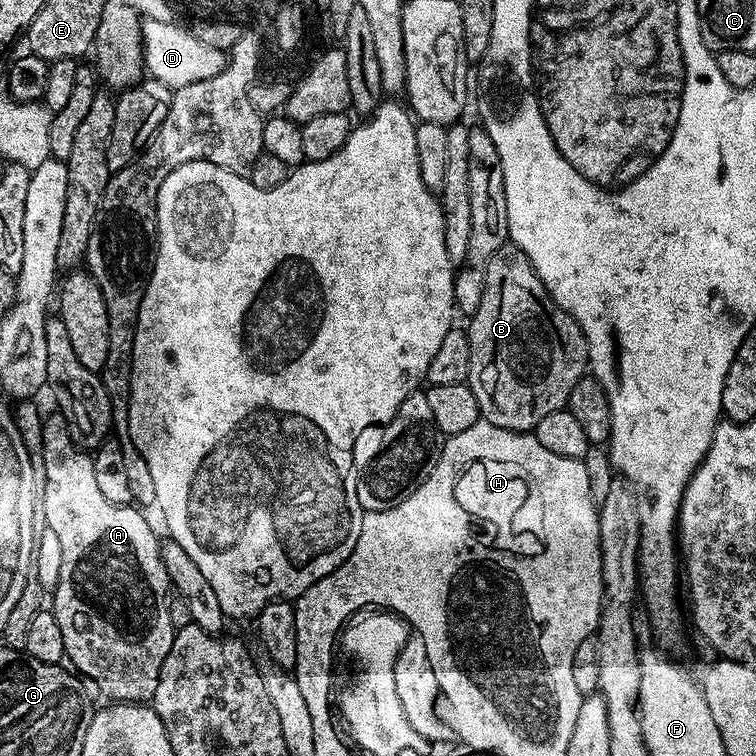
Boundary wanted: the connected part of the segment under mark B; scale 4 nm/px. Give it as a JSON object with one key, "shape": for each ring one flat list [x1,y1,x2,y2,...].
{"shape":[[511,242,490,258,482,302,478,302,478,310,467,323,470,374,466,383,474,398,478,398,481,417,499,428,531,433,546,414,559,412,567,405,570,390,574,390,577,382,589,371,588,343,578,322,552,301,530,258,526,258,526,254]]}

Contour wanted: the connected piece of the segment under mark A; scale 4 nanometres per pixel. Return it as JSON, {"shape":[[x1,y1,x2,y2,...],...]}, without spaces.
{"shape":[[53,414,52,417,47,417,44,420,42,462,44,463,42,520,47,528,54,530,55,536,58,537,58,543,62,545,62,570,58,574,56,587,51,589,50,592,50,611,54,614,54,618,58,618,58,626,62,629,62,642,64,643,64,655,67,663,85,681,87,681,86,679,93,680,96,683,97,690,102,695,109,696,107,698,109,701,123,702,125,704,142,704,151,701,152,695,158,690,158,678,162,674,162,662,166,662,166,654,170,654,170,646,176,637,176,629,172,627,170,622,170,610,168,609,170,585,168,583,168,575,166,574,166,566,162,566,158,535,156,536,155,530,148,525,148,520,144,517,147,515,139,507,114,506,114,502,106,502,102,489,98,487,98,482,94,478,94,462,91,455,85,449,78,447,74,442,74,438,70,438,68,423,59,414]]}

